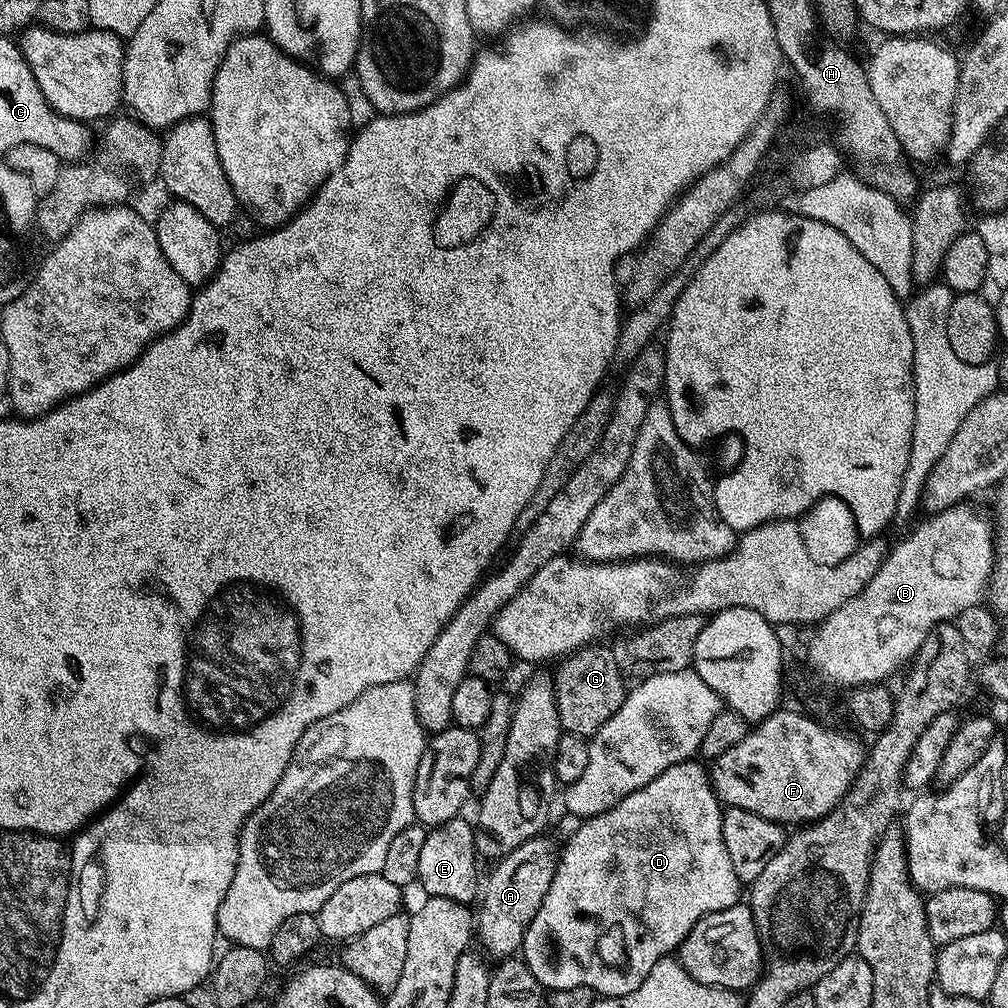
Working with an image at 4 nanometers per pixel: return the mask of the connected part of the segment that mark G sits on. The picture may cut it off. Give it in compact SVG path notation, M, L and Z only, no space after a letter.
M588 645L570 656L563 657L555 665L556 680L551 681L552 693L556 695L560 727L570 736L591 738L622 706L626 695L626 685L615 651L598 645Z

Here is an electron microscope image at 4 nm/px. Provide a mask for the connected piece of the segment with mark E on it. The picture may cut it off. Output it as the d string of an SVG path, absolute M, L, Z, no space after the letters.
M463 815L450 818L450 822L442 822L437 828L429 828L426 834L426 842L422 842L422 851L418 857L418 874L415 883L420 884L425 897L437 896L448 898L459 904L471 905L478 896L478 880L476 884L476 828Z

